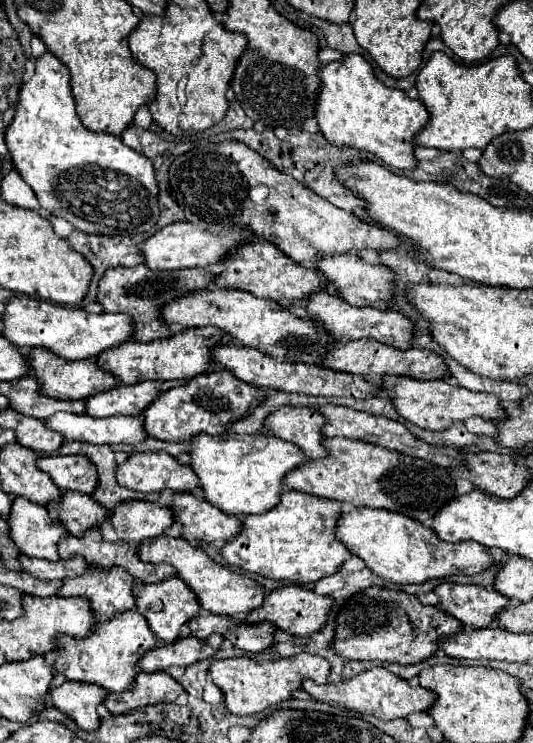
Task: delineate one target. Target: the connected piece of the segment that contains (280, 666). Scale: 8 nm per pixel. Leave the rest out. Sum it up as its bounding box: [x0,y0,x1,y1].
[209,654,331,716]

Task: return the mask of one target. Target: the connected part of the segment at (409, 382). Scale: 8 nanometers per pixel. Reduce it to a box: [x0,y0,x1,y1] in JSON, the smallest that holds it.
[383,376,505,432]

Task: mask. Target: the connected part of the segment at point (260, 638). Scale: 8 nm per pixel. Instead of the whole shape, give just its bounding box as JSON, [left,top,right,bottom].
[225,622,277,652]

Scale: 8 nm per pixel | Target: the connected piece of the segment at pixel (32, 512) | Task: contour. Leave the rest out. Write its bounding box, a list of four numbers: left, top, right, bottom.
[7,498,69,560]

